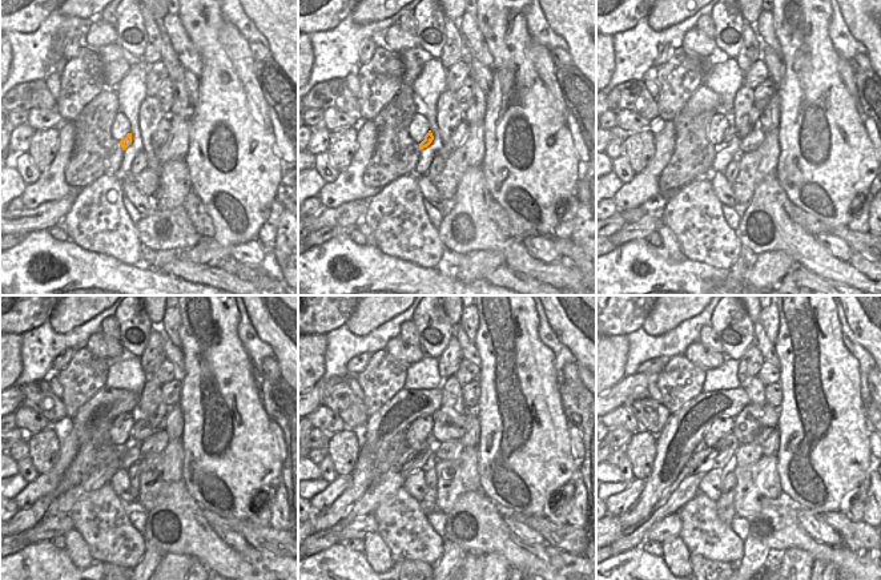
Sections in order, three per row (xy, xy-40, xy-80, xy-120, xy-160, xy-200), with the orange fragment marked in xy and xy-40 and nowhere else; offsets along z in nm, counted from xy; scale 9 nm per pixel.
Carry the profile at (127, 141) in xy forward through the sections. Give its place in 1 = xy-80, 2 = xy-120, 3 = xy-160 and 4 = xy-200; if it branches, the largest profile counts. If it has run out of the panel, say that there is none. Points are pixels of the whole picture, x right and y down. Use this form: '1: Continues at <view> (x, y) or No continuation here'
1: Continues at xy-80 (729, 135)
2: Continues at xy-120 (145, 426)
3: Continues at xy-160 (449, 425)
4: Continues at xy-200 (755, 423)

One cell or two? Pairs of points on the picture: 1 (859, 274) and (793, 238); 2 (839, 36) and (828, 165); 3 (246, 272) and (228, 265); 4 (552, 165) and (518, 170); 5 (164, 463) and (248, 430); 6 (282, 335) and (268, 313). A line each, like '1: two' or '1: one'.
1: one
2: two
3: one
4: one
5: two
6: one

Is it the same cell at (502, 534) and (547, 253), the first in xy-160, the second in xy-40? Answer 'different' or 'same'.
different

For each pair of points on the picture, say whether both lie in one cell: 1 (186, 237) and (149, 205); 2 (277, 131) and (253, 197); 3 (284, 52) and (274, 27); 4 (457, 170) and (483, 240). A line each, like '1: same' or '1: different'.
1: different
2: different
3: same
4: different

